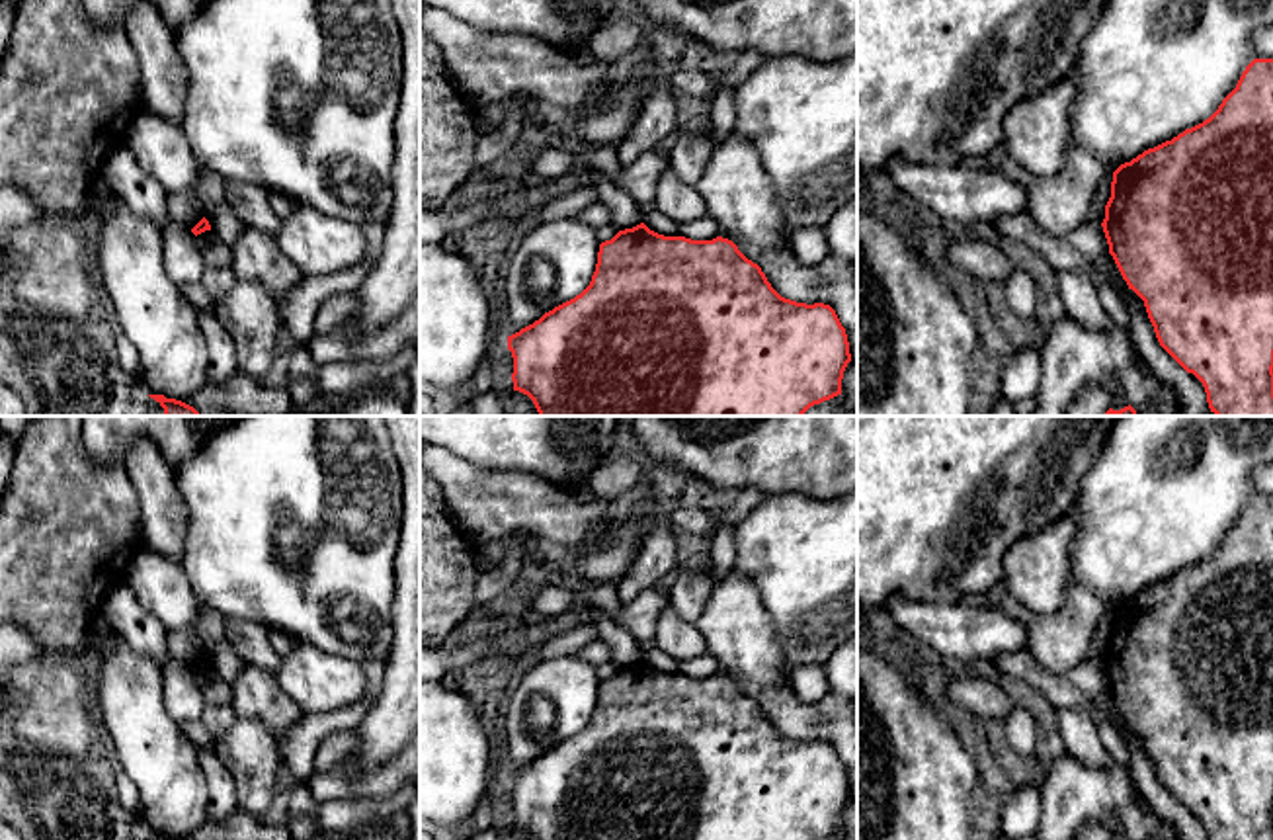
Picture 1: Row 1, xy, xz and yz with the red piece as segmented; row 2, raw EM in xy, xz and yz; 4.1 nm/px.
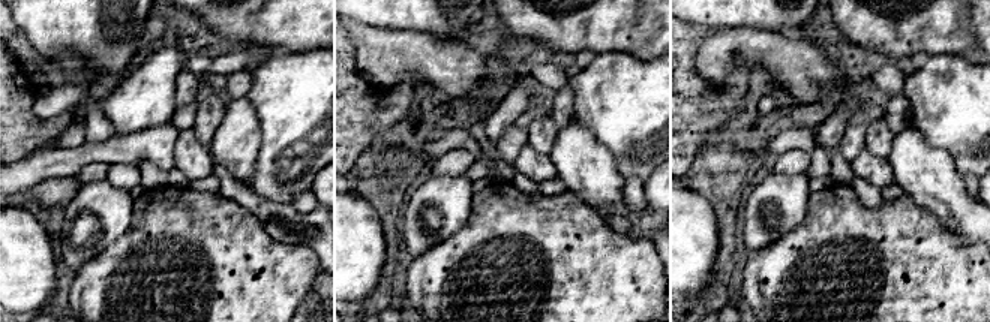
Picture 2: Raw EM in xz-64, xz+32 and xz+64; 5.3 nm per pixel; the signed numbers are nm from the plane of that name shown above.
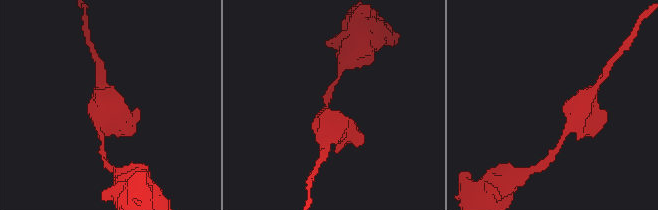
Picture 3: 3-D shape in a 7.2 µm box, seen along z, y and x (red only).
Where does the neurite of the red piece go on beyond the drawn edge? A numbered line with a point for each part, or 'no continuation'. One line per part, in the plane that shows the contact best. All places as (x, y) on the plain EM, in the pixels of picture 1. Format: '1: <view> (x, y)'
no continuation

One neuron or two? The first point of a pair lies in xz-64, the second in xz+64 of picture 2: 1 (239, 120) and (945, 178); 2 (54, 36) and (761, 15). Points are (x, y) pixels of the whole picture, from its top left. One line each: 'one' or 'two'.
1: one
2: one

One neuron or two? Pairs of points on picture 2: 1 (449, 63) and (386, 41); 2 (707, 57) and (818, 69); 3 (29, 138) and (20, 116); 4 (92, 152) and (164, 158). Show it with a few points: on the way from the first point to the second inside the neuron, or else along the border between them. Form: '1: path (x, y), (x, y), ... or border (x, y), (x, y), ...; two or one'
1: path (434, 59), (414, 53), (401, 53); one
2: path (734, 47), (762, 48), (791, 62); one
3: path (23, 132), (20, 122); one
4: path (110, 152), (146, 150); one

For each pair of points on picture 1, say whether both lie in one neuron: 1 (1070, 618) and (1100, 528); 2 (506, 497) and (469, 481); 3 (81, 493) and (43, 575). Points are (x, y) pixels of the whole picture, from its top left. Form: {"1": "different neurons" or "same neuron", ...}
{"1": "different neurons", "2": "same neuron", "3": "same neuron"}

